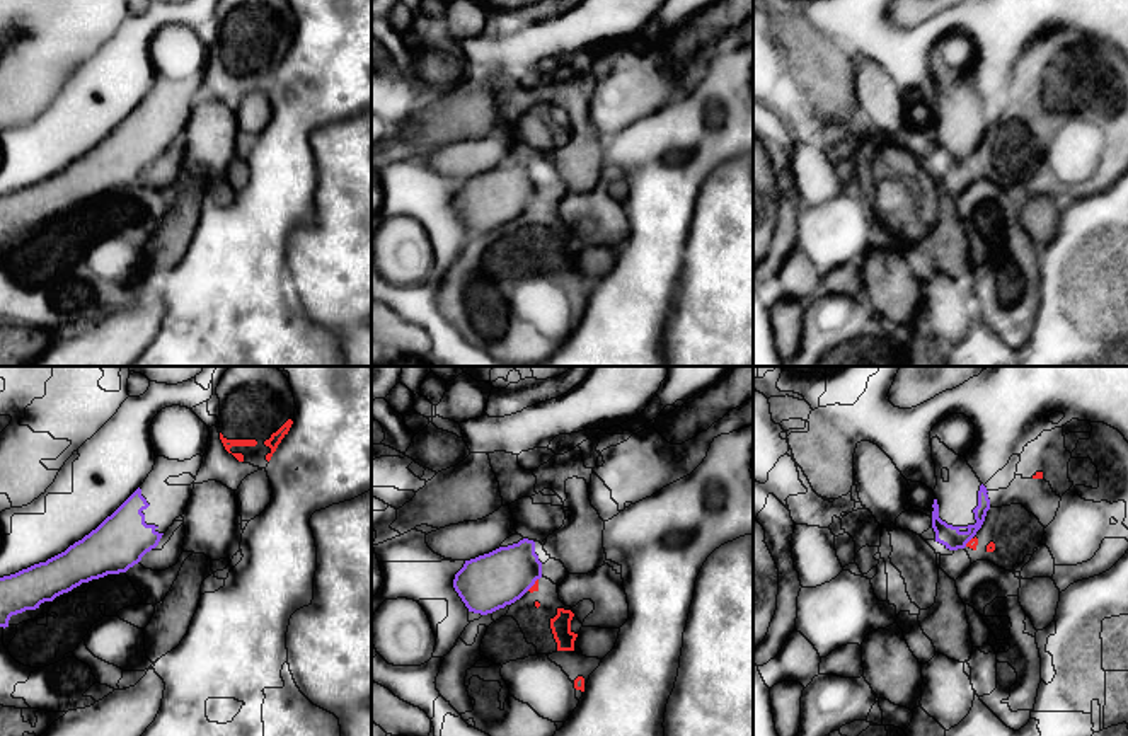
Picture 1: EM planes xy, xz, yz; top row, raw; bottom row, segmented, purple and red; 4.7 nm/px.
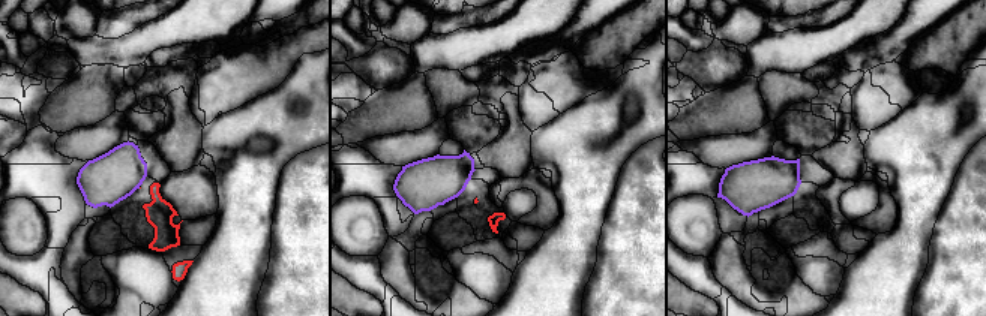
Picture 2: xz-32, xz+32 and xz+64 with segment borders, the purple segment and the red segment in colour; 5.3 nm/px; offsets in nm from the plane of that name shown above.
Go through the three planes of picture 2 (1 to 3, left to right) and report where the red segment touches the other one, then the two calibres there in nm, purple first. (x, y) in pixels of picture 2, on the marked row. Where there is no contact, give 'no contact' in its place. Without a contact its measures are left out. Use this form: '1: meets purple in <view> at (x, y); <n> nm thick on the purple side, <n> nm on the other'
1: no contact
2: no contact
3: no contact

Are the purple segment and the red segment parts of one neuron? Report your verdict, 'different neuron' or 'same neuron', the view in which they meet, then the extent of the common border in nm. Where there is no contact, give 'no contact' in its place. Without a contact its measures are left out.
different neuron; contact in xz; length 80 nm

